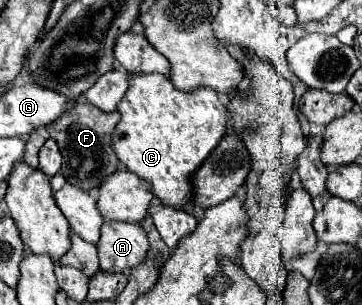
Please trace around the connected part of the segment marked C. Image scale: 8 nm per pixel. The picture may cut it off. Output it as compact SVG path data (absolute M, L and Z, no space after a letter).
M131 75L129 91L125 93L117 109L121 113L121 121L113 131L113 149L117 151L121 163L131 173L149 181L155 197L159 197L163 205L173 209L187 209L195 195L193 175L197 173L201 163L209 157L209 153L217 147L217 143L223 139L227 131L229 111L219 101L217 91L205 87L203 91L185 93L175 89L173 83L163 75Z

